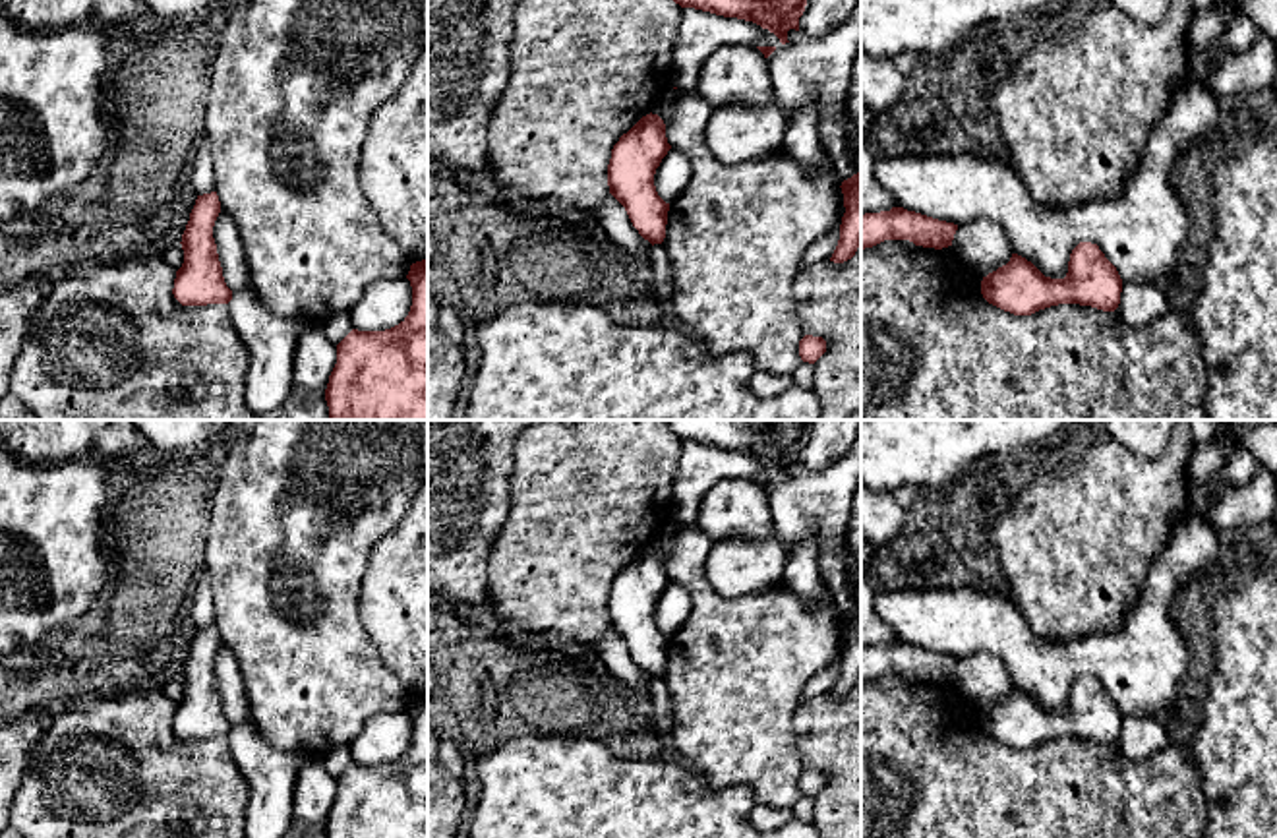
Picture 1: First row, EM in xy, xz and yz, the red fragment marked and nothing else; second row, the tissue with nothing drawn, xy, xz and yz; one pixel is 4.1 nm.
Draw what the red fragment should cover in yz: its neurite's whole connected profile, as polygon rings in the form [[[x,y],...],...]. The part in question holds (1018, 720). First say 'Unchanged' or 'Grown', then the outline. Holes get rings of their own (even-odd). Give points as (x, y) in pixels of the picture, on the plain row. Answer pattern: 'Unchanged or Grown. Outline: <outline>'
Unchanged. Outline: [[[1080,675],[1064,712],[1045,710],[1031,695],[1012,687],[1010,695],[981,714],[983,732],[1014,749],[1031,749],[1058,737],[1091,739],[1114,745],[1122,712],[1097,677]]]

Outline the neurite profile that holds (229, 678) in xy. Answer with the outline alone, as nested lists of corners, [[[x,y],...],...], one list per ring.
[[[219,646],[213,672],[224,716],[232,724],[228,747],[250,786],[246,836],[282,838],[294,811],[294,784],[310,755],[300,749],[277,749],[255,733],[242,672],[228,646]]]

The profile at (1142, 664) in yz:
[[[1188,515],[1171,534],[1159,559],[1147,569],[1136,606],[1124,625],[1111,635],[1093,635],[1072,644],[1039,639],[1020,608],[1002,592],[973,588],[904,588],[878,594],[875,612],[896,641],[938,654],[962,658],[975,652],[998,656],[1014,687],[1031,695],[1045,710],[1064,712],[1072,683],[1080,675],[1097,677],[1122,714],[1159,716],[1171,708],[1194,650],[1178,631],[1171,608],[1192,579],[1219,561],[1221,534],[1202,517]]]

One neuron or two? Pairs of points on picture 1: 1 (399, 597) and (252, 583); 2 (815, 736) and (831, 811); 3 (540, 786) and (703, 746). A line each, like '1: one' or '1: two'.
1: two
2: one
3: two

